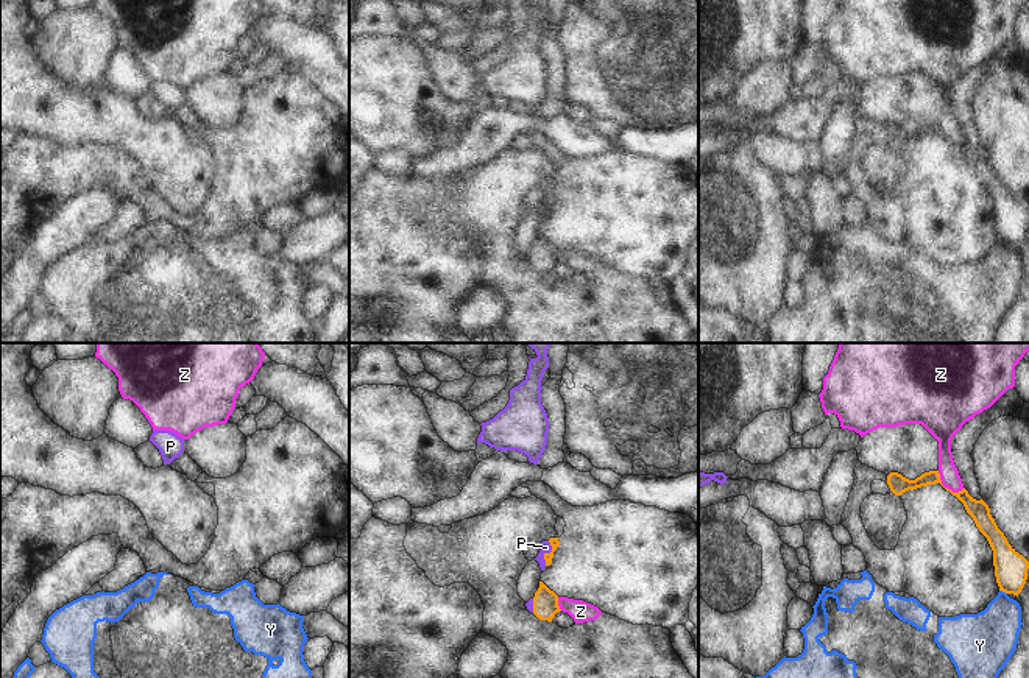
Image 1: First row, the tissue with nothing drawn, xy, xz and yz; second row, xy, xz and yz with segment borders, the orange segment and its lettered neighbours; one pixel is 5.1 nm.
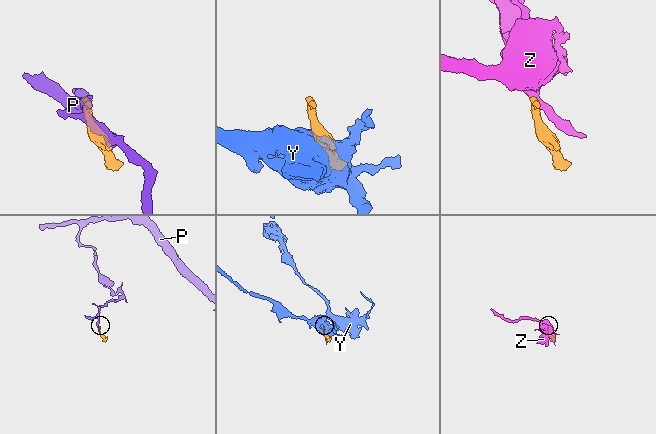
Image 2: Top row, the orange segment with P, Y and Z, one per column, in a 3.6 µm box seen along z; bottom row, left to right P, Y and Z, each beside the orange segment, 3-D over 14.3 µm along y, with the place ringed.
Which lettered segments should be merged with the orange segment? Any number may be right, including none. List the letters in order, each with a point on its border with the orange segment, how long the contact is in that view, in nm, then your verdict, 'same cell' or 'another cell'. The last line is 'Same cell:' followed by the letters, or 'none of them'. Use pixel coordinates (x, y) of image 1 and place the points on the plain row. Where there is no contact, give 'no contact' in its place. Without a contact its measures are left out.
P: contact xz (548, 204); length 130 nm; same cell
Y: contact yz (1003, 242); length 50 nm; another cell
Z: contact yz (947, 139); length 170 nm; another cell
Same cell: P

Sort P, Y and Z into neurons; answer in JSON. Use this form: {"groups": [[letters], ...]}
{"groups": [["P"], ["Y"], ["Z"]]}

